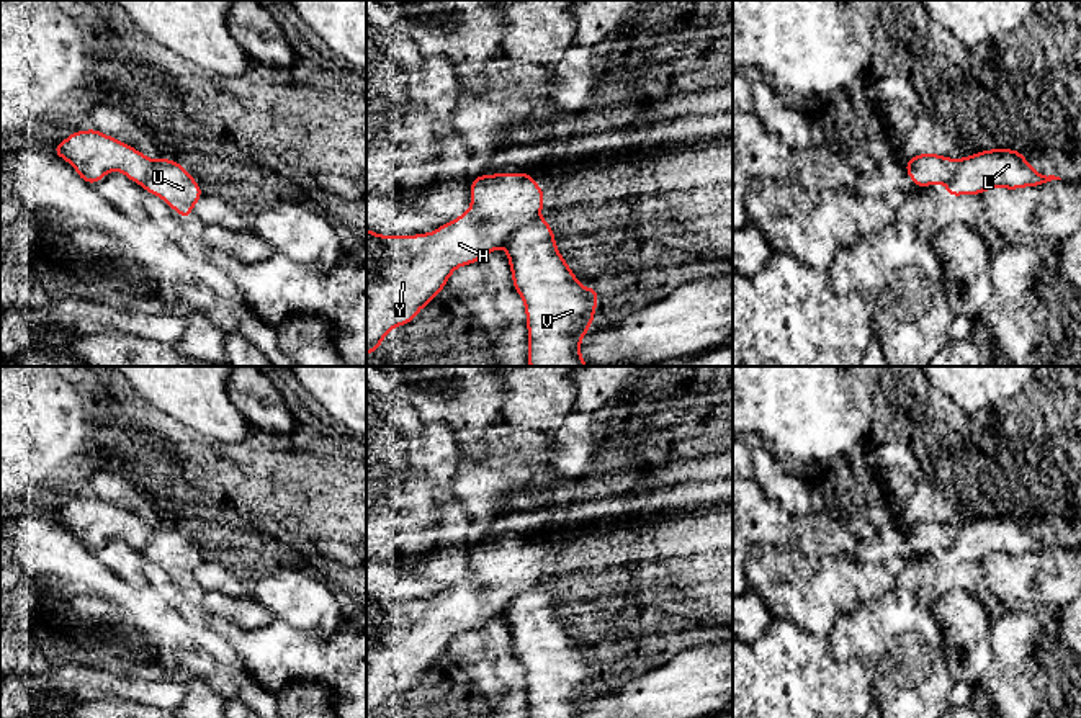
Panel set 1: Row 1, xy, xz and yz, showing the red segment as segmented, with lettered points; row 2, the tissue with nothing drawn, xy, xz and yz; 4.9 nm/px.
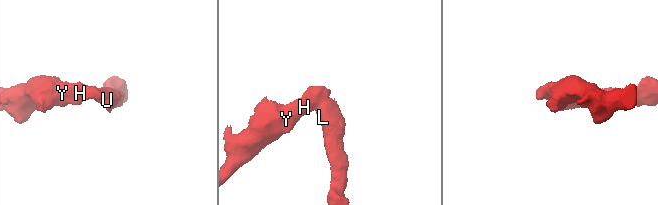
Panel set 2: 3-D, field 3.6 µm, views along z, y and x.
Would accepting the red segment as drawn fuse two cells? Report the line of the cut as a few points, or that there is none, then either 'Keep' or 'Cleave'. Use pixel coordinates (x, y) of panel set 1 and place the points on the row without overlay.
Split along xz (537, 581), (520, 591), (502, 610). Cleave

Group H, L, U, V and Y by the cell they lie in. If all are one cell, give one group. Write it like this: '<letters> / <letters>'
H Y / L U V

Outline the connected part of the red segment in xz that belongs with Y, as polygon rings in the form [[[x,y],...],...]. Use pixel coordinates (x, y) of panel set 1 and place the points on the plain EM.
[[[527,540],[479,541],[471,546],[471,574],[428,600],[379,602],[366,595],[366,718],[378,718],[386,700],[409,690],[446,653],[461,631],[486,625],[543,576],[541,553]]]

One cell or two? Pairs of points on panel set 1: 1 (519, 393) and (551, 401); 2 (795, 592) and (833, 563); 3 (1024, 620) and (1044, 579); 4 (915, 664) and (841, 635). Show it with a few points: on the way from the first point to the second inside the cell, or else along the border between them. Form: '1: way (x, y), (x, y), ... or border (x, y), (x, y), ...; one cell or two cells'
1: way (527, 393), (543, 394); one cell
2: way (805, 583), (823, 566); one cell
3: border (1031, 605), (1008, 610); two cells
4: way (897, 646), (885, 635), (859, 635); one cell

